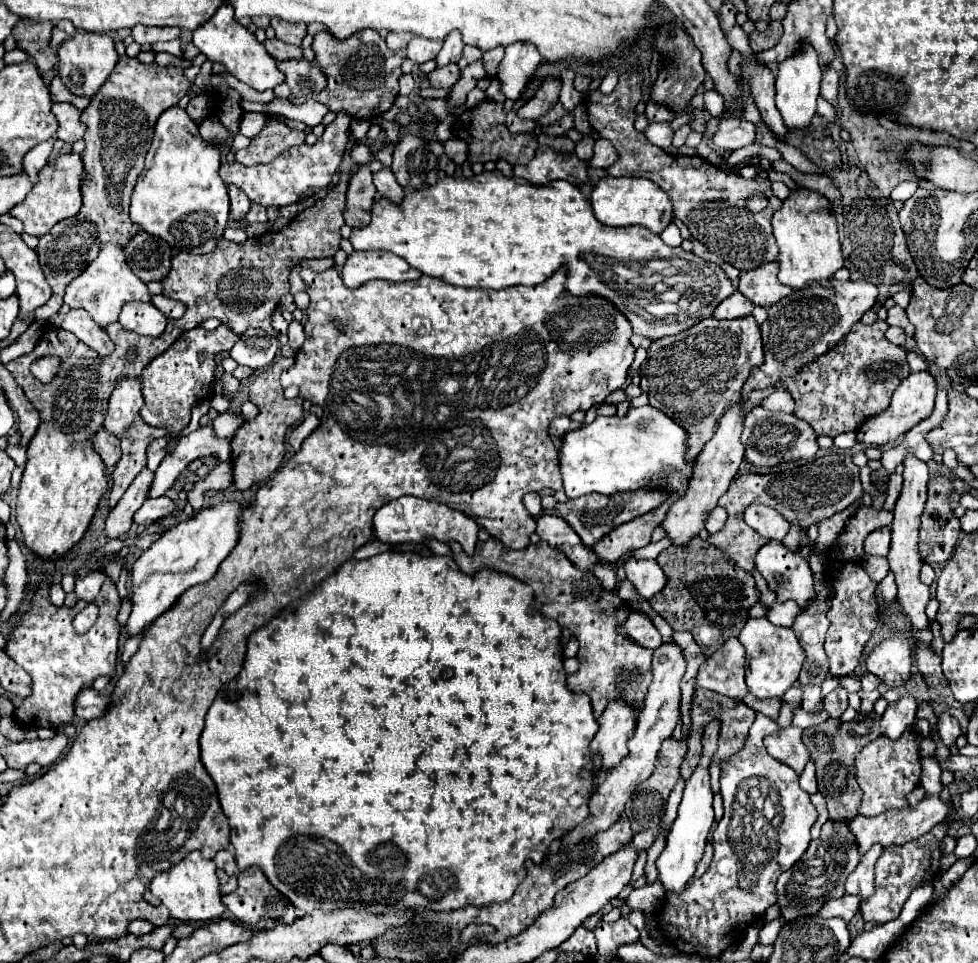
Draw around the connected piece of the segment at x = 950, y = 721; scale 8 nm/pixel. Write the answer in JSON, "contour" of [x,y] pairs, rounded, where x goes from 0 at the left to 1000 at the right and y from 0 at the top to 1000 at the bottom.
{"contour":[[[961,740],[959,749],[961,749],[961,767],[963,767],[963,772],[965,772],[967,776],[978,774],[978,767],[984,763],[984,757],[982,757],[980,747],[973,745],[973,742]]]}

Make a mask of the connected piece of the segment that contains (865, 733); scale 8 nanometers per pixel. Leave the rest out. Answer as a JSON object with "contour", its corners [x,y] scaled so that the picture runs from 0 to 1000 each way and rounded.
{"contour":[[[877,740],[869,751],[859,747],[845,747],[838,753],[822,757],[822,772],[828,784],[834,788],[834,807],[836,807],[836,821],[843,826],[849,853],[863,855],[877,846],[881,834],[881,819],[875,811],[875,794],[873,788],[883,774],[900,763],[900,747],[894,740]]]}

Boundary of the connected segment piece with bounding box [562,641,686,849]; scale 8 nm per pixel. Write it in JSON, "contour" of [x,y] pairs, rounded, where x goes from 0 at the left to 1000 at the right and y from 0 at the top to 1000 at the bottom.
{"contour":[[[689,666],[687,668],[677,668],[669,676],[667,693],[669,693],[669,705],[667,705],[667,711],[663,713],[663,722],[661,722],[661,728],[658,728],[658,742],[654,742],[652,753],[650,753],[650,761],[642,769],[644,782],[630,796],[622,799],[618,809],[609,815],[609,821],[605,821],[605,826],[603,826],[603,846],[577,869],[575,882],[583,880],[585,875],[591,875],[597,869],[605,869],[609,863],[622,861],[626,855],[630,855],[634,850],[634,844],[638,842],[638,836],[646,828],[648,819],[667,805],[673,778],[675,778],[677,769],[687,763],[687,759],[689,759],[689,755],[695,747],[695,740],[693,740],[695,707],[701,699],[701,684],[699,684],[697,672]]]}

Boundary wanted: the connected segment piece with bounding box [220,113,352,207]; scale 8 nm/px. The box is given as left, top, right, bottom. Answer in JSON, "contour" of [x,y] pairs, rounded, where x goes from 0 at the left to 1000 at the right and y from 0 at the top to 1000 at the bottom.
{"contour":[[[346,117],[344,126],[333,130],[331,140],[326,142],[324,150],[319,153],[315,153],[315,151],[299,153],[297,157],[292,157],[284,165],[280,165],[276,171],[249,173],[245,169],[237,169],[237,171],[231,169],[225,173],[225,184],[231,192],[241,192],[243,196],[247,196],[256,205],[256,209],[260,209],[264,213],[290,215],[290,213],[303,211],[303,209],[319,202],[323,196],[337,192],[342,180],[346,178],[346,173],[350,169],[350,161],[354,157],[358,126],[360,126],[360,121],[356,117]]]}

